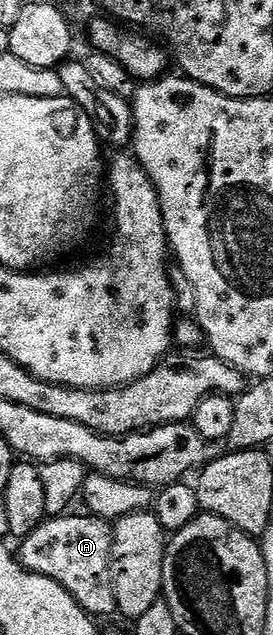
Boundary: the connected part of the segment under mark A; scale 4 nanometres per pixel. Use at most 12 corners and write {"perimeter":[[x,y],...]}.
{"perimeter":[[93,514],[46,518],[20,540],[90,617],[118,614],[113,529]]}

